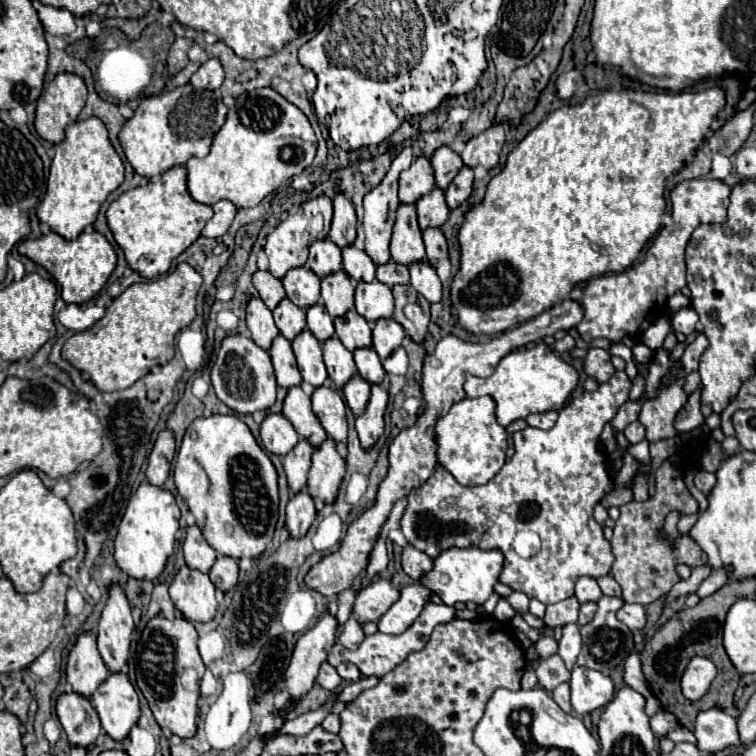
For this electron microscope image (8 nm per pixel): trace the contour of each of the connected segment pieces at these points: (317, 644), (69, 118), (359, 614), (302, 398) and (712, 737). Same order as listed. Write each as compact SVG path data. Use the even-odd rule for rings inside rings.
M324 614L306 634L296 642L292 660L284 674L284 690L288 692L288 702L304 698L316 680L318 668L326 662L328 650L336 642L336 618Z
M62 72L42 92L36 106L36 132L40 138L60 144L64 128L76 120L86 104L86 84L80 76Z
M376 580L368 588L360 590L352 606L352 612L356 614L358 624L364 626L366 622L380 620L382 614L398 600L398 596L400 592L392 588L390 580Z
M300 386L288 388L282 414L292 422L296 432L302 438L306 438L312 446L318 446L326 438L326 432L324 432L320 420L312 412L310 396L304 394L304 390Z
M722 710L700 712L696 716L694 736L698 740L698 750L704 754L712 754L730 744L738 744L736 718L724 714Z

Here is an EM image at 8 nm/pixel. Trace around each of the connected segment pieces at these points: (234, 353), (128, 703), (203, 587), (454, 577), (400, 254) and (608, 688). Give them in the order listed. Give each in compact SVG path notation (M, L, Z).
M230 334L222 340L210 378L216 396L236 414L252 414L256 410L266 410L276 400L276 378L270 354L260 348L252 338L246 338L242 334Z
M110 672L90 700L100 716L102 728L114 740L128 736L140 718L138 692L124 672Z
M182 566L170 584L170 598L186 620L208 622L218 608L214 590L208 574Z
M450 548L434 560L432 570L422 576L420 584L438 594L446 606L454 606L458 602L484 604L492 596L492 588L498 582L498 574L502 570L502 562L502 552L498 550Z
M400 204L396 212L392 242L390 242L392 260L404 266L414 264L414 260L422 260L426 256L422 230L418 226L416 204Z
M574 666L570 678L570 692L572 692L572 708L578 714L588 714L596 708L606 706L612 700L614 686L606 674L592 668Z

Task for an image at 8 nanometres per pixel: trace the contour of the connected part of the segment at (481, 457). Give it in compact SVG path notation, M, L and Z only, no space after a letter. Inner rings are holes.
M482 396L474 400L464 398L458 404L454 404L450 412L436 422L434 442L436 442L438 464L446 468L456 478L458 484L480 486L492 480L504 466L508 434L496 422L494 400L490 400L490 396Z

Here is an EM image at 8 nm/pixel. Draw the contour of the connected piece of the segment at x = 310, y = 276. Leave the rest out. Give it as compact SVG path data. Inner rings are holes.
M306 266L292 268L282 278L286 298L290 298L300 308L308 308L320 298L320 278Z

